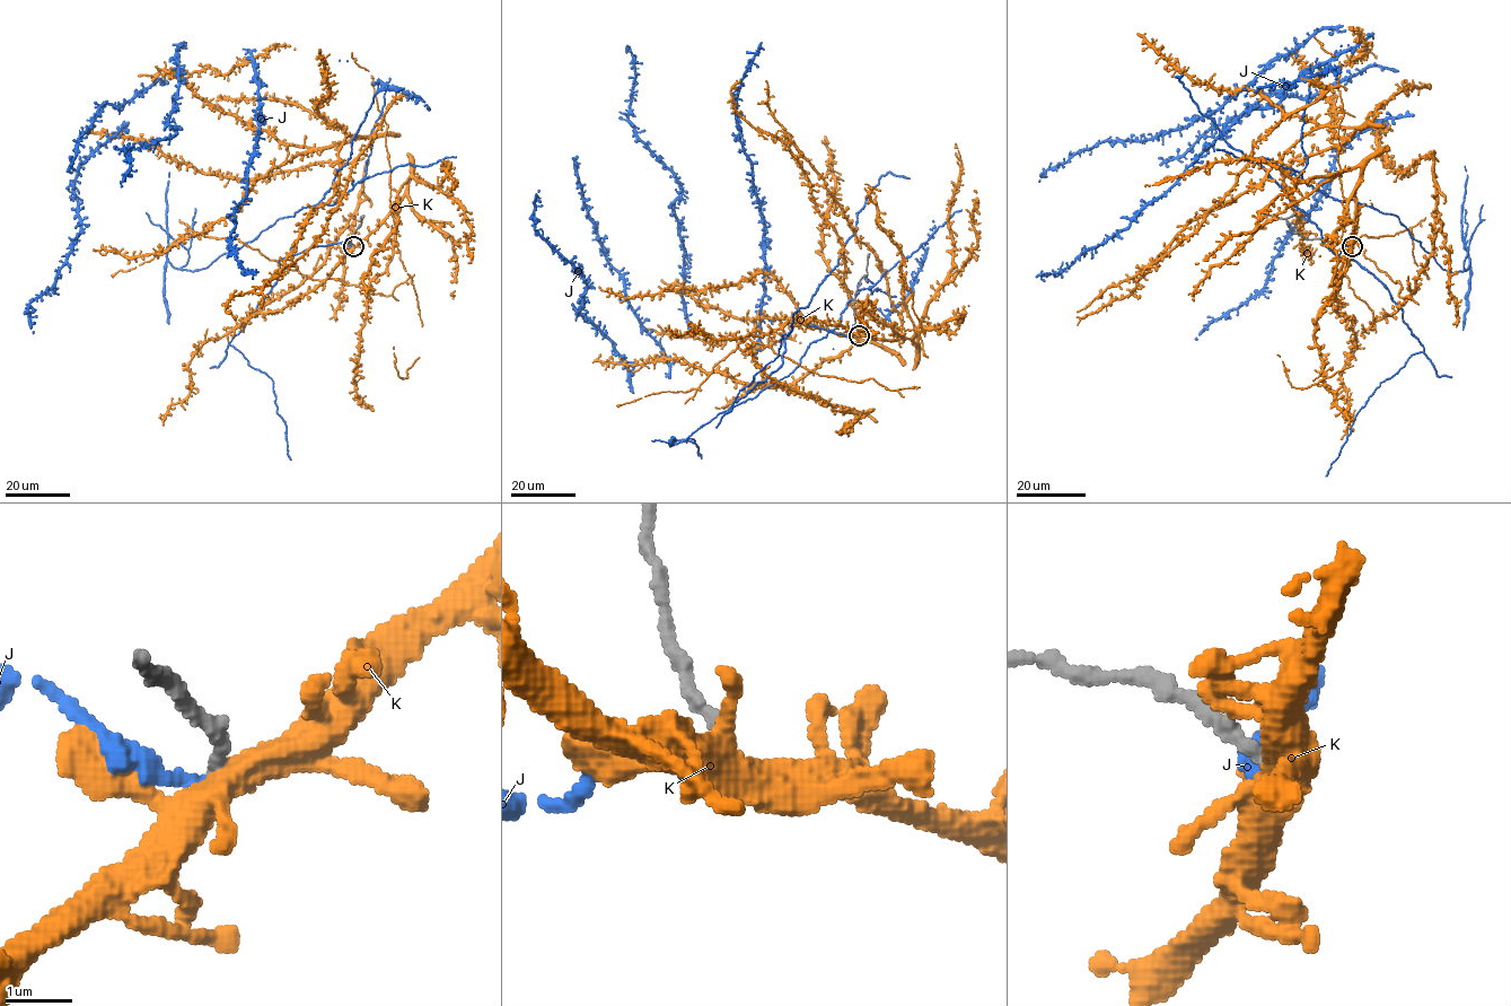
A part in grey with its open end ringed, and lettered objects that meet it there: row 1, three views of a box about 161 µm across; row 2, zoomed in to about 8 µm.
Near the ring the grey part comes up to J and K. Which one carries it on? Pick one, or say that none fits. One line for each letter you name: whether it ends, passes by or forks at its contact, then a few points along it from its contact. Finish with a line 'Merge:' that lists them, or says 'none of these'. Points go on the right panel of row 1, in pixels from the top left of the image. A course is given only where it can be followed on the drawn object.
Merge: none of these

